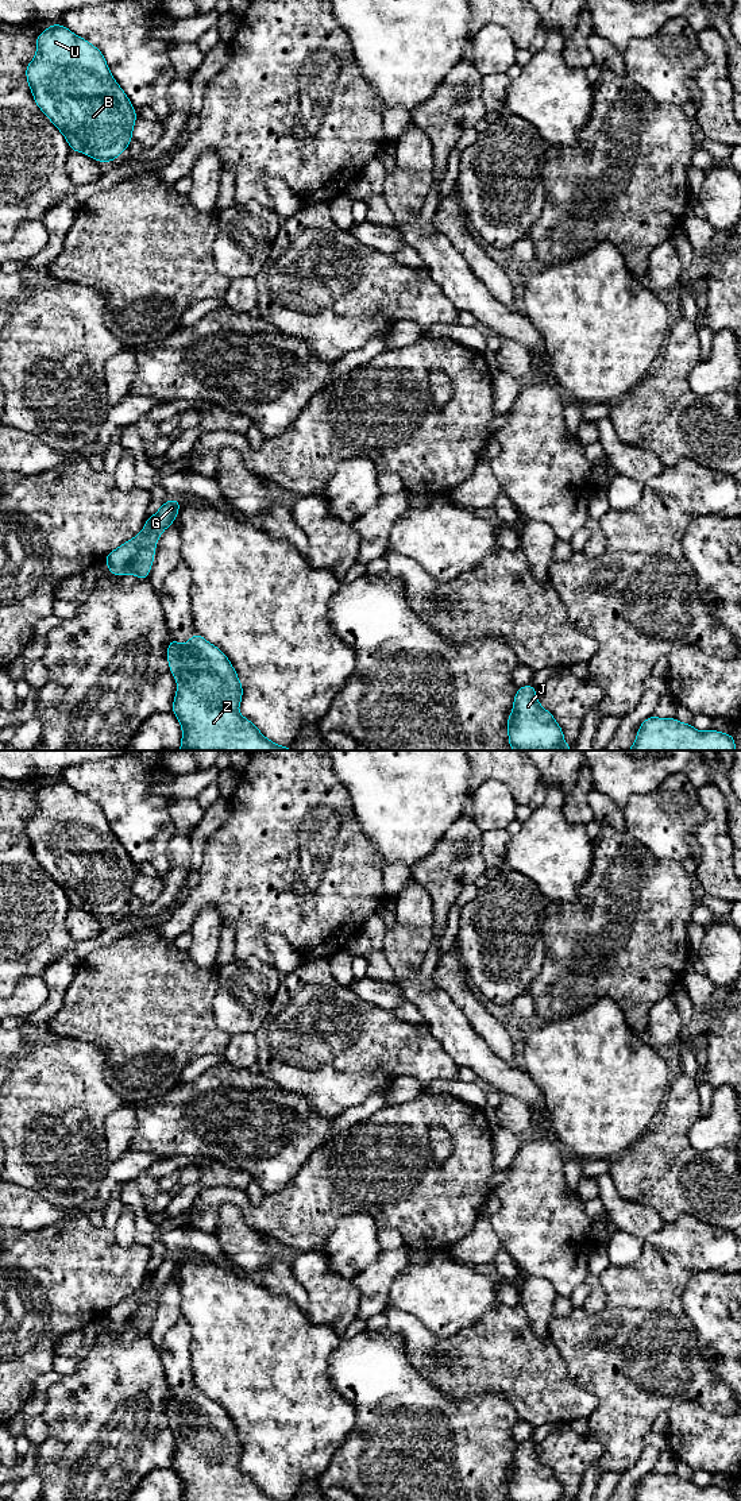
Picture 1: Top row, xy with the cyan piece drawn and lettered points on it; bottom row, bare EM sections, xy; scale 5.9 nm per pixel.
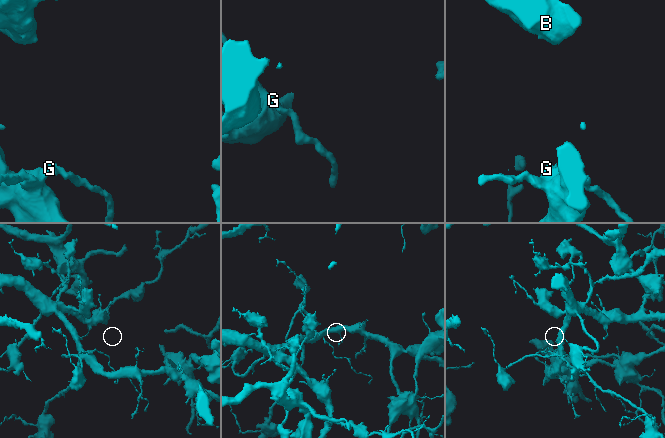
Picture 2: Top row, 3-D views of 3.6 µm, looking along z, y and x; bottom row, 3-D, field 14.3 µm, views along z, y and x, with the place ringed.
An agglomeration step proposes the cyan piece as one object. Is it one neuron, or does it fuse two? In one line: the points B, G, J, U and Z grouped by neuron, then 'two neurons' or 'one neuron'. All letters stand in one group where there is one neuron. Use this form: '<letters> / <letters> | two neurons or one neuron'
B J U Z / G | two neurons

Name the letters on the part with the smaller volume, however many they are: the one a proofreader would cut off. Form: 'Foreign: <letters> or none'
Foreign: G

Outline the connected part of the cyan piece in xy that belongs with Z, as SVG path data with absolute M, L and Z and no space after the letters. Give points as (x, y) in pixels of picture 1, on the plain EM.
M197 1388L184 1401L170 1393L166 1412L177 1436L171 1469L182 1483L181 1501L278 1501L239 1470L242 1438L216 1401Z

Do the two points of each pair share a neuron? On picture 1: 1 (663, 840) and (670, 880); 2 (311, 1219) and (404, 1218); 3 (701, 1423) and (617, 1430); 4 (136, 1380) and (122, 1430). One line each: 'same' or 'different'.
1: different
2: same
3: different
4: same

